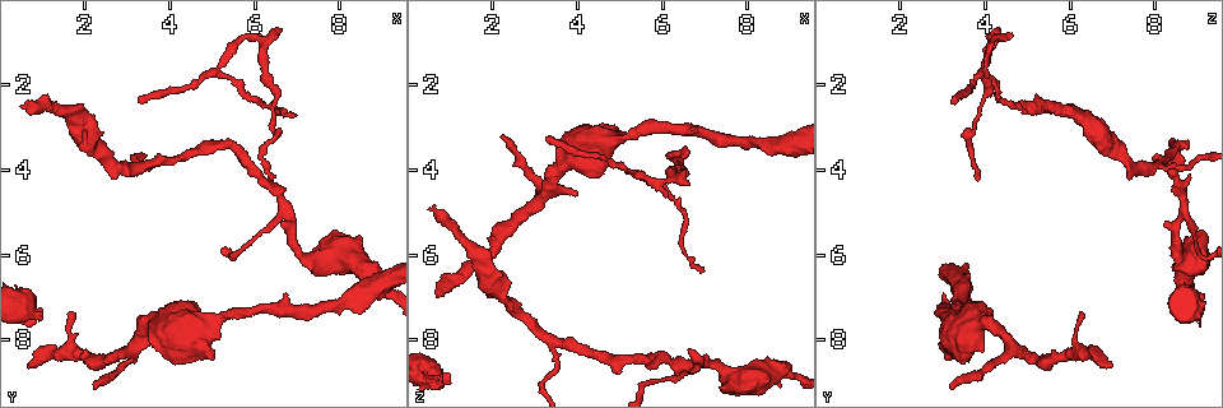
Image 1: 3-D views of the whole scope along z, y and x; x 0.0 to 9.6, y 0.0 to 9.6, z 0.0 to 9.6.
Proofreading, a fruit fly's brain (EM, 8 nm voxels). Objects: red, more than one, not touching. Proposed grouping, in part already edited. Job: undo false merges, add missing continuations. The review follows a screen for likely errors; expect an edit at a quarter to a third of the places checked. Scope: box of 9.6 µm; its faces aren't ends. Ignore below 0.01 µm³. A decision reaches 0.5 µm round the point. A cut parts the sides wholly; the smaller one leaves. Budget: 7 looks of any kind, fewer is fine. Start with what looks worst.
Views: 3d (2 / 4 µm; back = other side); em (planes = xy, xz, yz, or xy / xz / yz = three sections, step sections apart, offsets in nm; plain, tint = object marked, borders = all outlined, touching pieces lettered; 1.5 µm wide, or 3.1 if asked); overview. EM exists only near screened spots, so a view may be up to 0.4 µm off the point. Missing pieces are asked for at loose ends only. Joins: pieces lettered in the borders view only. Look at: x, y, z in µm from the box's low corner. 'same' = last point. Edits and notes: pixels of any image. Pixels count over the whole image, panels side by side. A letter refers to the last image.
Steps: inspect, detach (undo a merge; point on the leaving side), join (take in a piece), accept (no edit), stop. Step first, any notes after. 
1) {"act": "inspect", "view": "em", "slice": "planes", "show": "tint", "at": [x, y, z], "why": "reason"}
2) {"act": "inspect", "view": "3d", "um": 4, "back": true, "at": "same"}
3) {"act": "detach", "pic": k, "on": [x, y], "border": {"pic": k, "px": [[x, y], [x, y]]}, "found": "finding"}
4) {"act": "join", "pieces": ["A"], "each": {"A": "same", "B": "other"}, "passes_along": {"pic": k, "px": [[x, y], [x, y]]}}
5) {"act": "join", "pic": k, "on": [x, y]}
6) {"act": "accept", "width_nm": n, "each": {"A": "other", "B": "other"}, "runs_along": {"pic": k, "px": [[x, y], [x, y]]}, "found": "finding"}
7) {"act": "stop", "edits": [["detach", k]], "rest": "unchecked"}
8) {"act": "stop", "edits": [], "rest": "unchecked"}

{"act": "inspect", "view": "em", "slice": "planes", "show": "borders", "at": [3.25, 2.40, 3.20], "why": "free end"}

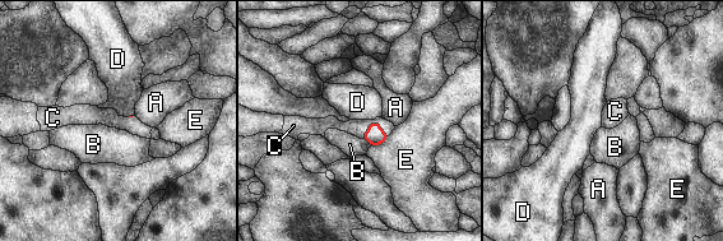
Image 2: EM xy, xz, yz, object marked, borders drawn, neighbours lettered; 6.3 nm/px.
{"act": "join", "pic": 2, "on": [357, 128], "each": {"A": "other", "B": "other", "C": "same", "D": "other", "E": "other"}, "passes_along": {"pic": 2, "px": [[374, 135], [375, 123], [357, 128]]}, "found": "the cell continues"}

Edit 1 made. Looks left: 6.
{"act": "inspect", "view": "overview", "why": "see it whole again"}

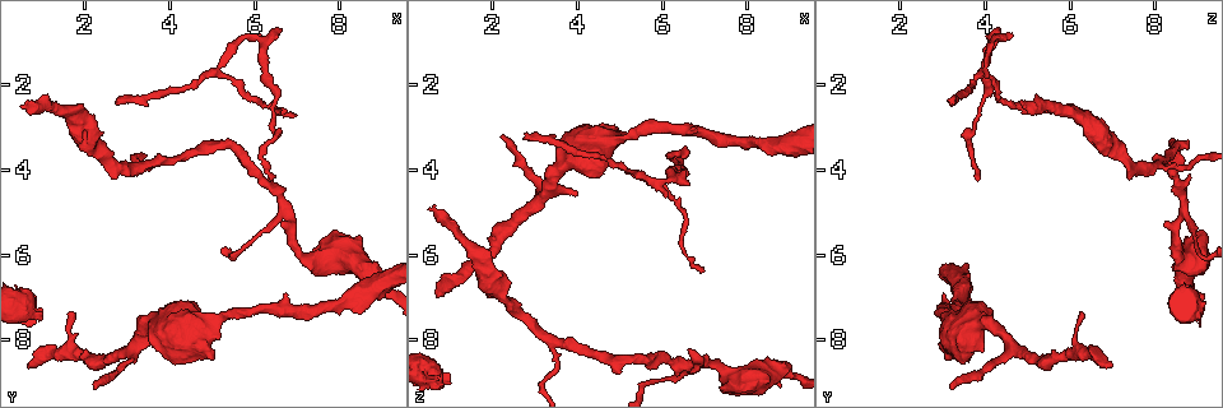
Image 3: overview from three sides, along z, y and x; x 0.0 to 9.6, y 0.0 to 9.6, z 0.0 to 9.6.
{"act": "inspect", "view": "em", "slice": "planes", "show": "borders", "at": [1.70, 7.40, 6.25], "why": "thin end"}

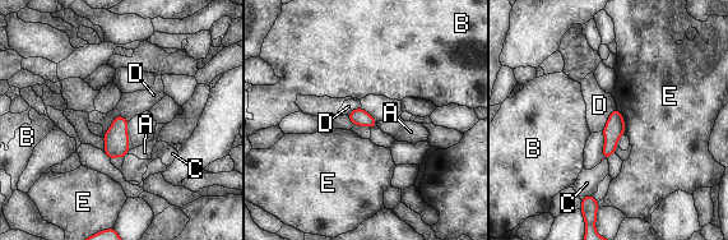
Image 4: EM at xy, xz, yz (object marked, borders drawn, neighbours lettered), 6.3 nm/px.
{"act": "accept", "each": {"A": "other", "B": "other", "C": "other", "D": "other", "E": "other"}, "border": {"pic": 4, "px": [[128, 120], [117, 115], [102, 137]]}, "found": "none of them fits"}

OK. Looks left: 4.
{"act": "inspect", "view": "em", "slice": "xz", "step": 8, "show": "borders", "at": [3.55, 3.85, 8.05], "why": "sharp bend"}

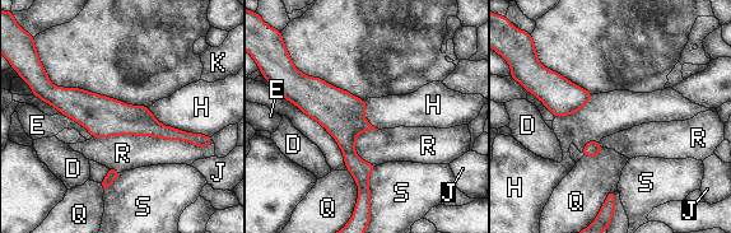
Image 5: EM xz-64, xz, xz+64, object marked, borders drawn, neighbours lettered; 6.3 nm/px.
{"act": "accept", "longest_contact_nm": ["R", 700], "each": {"D": "other", "E": "other", "H": "other", "J": "other", "K": "other", "Q": "other", "R": "other", "S": "other"}, "border": {"pic": 5, "px": [[145, 107], [164, 125], [209, 136]]}, "found": "one cell here"}

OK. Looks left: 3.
{"act": "stop", "edits": [["join", 2]], "rest": "unchecked"}

